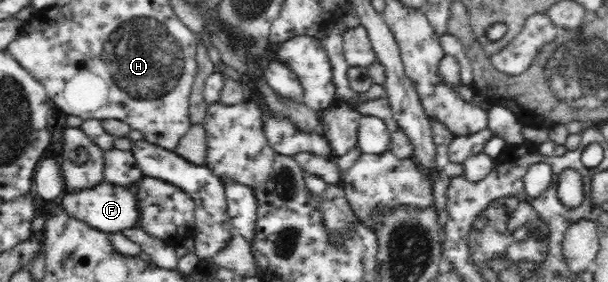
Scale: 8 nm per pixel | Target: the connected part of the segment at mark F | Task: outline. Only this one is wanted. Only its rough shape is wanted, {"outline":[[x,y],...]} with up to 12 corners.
{"outline":[[103,181],[64,193],[66,215],[107,235],[140,227],[136,195]]}

